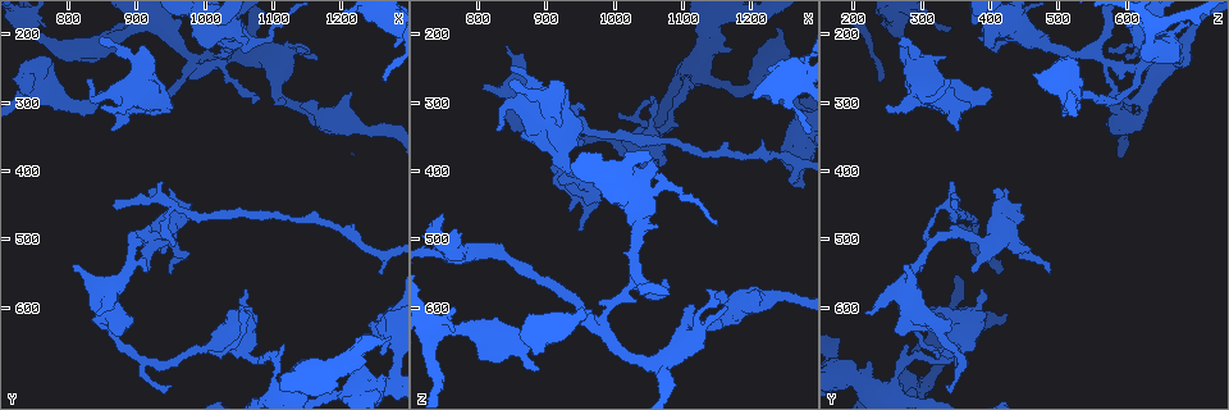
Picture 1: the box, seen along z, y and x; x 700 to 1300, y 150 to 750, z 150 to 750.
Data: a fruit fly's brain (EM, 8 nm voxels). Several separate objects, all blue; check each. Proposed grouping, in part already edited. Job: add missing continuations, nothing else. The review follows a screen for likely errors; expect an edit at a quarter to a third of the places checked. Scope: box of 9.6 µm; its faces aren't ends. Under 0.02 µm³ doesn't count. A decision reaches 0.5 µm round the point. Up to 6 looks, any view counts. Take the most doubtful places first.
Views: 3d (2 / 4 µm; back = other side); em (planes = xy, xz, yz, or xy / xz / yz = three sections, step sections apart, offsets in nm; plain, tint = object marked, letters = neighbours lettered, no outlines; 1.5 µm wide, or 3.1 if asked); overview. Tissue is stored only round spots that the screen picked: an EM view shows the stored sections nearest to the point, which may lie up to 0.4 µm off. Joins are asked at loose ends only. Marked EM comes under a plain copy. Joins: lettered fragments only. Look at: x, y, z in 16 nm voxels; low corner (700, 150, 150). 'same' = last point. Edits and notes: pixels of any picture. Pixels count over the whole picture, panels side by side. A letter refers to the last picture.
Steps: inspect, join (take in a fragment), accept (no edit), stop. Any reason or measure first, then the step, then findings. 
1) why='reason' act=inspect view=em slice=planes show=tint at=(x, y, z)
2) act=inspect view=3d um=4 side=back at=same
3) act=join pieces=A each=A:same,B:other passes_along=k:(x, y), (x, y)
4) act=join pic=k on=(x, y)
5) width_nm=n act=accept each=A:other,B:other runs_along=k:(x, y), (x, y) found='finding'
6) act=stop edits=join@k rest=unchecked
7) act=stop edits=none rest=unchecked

why='free end' act=inspect view=3d um=4 at=(955, 505, 310)

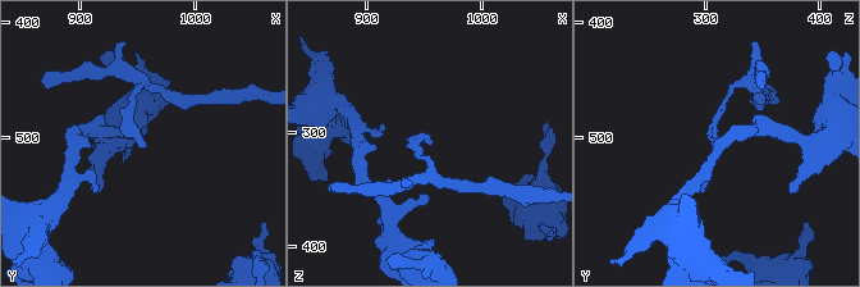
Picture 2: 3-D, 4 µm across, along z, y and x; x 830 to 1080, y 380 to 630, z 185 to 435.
why='need the tissue' act=inspect view=em slice=planes show=letters at=(954, 508, 312)

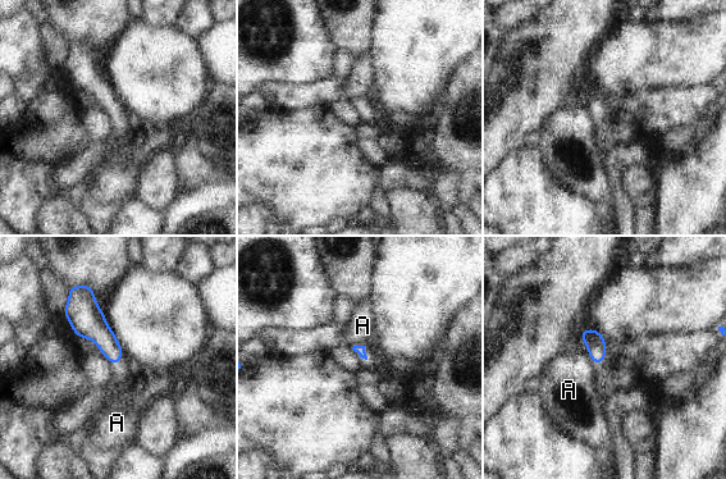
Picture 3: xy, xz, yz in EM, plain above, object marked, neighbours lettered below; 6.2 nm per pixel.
longest_contact=A:90nm act=accept each=A:other found='none of them fits'

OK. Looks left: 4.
why='stops while still wide' act=inspect view=3d um=4 at=(915, 215, 270)

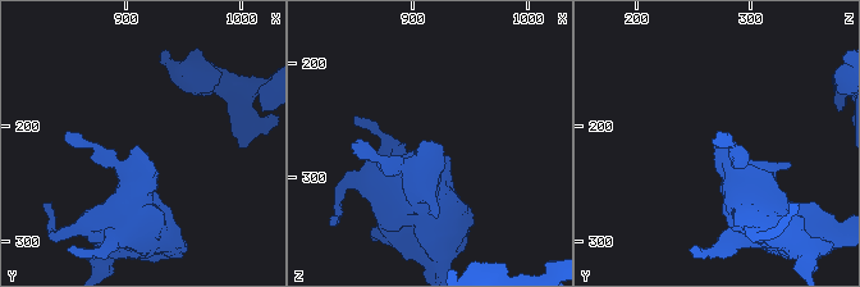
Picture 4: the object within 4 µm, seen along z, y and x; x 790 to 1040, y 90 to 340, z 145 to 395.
why='need the tissue' act=inspect view=em slice=xy step=4 show=letters at=(912, 218, 266)

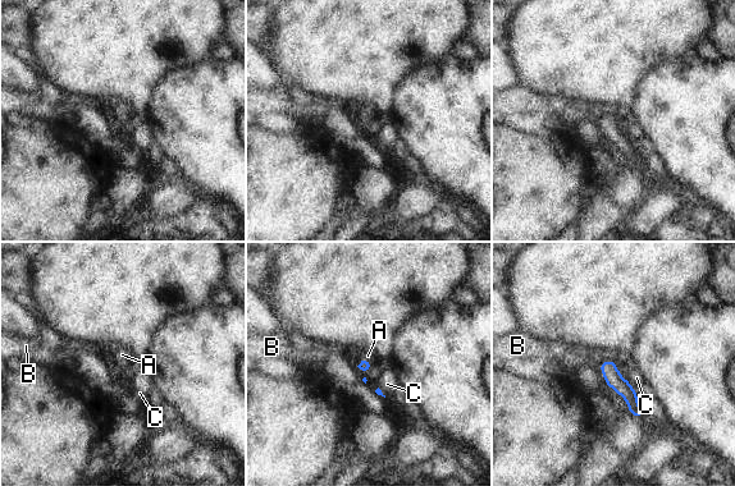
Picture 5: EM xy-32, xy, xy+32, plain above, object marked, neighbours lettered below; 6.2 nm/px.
act=inspect view=em slice=xz step=4 show=letters at=same

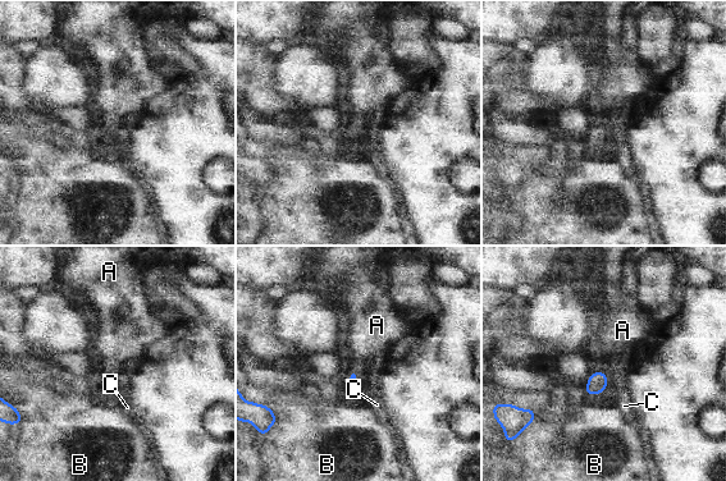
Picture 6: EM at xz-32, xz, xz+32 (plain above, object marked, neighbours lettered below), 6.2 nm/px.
longest_contact=B:80nm act=join pieces=A each=A:same,B:other,C:other found='it goes on there'

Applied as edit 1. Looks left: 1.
act=stop edits=join@6 rest=unchecked

